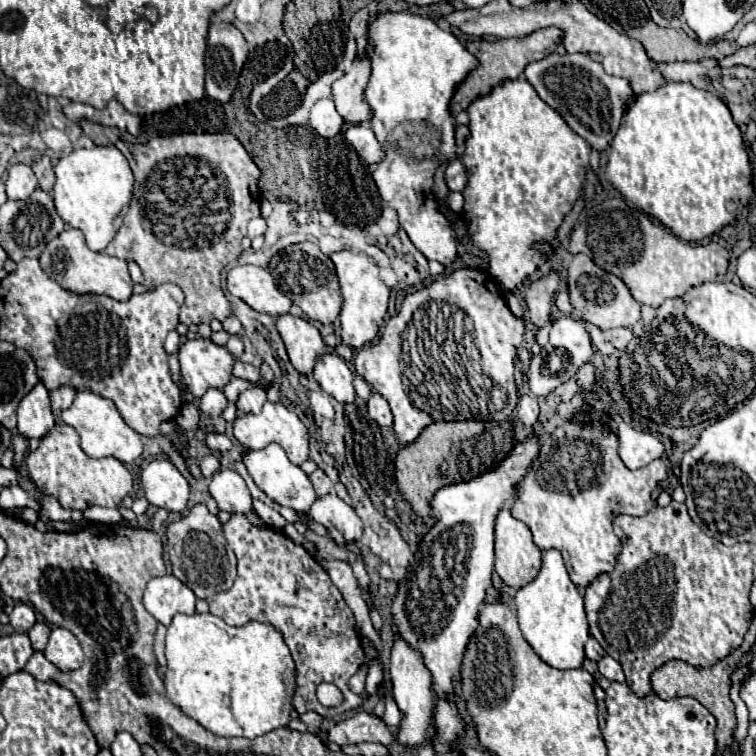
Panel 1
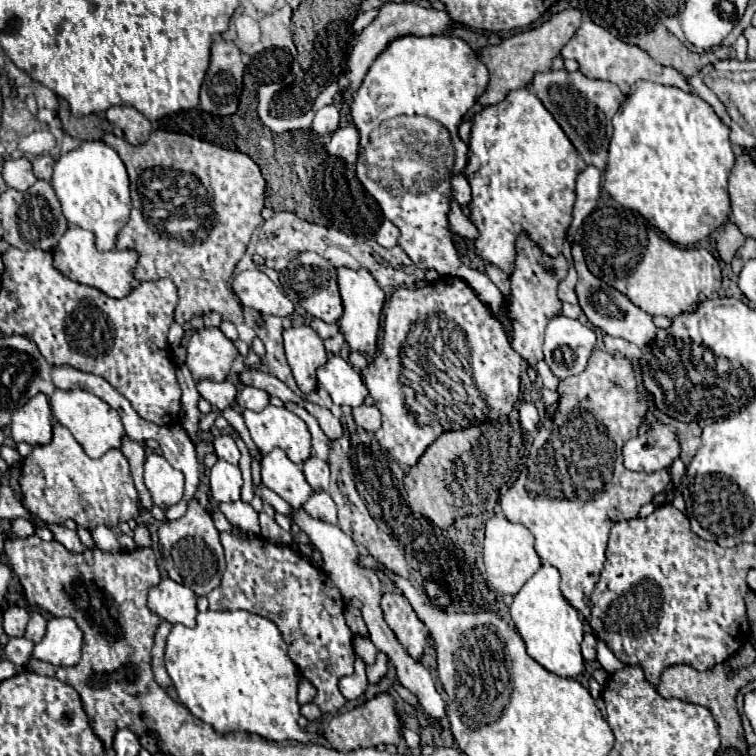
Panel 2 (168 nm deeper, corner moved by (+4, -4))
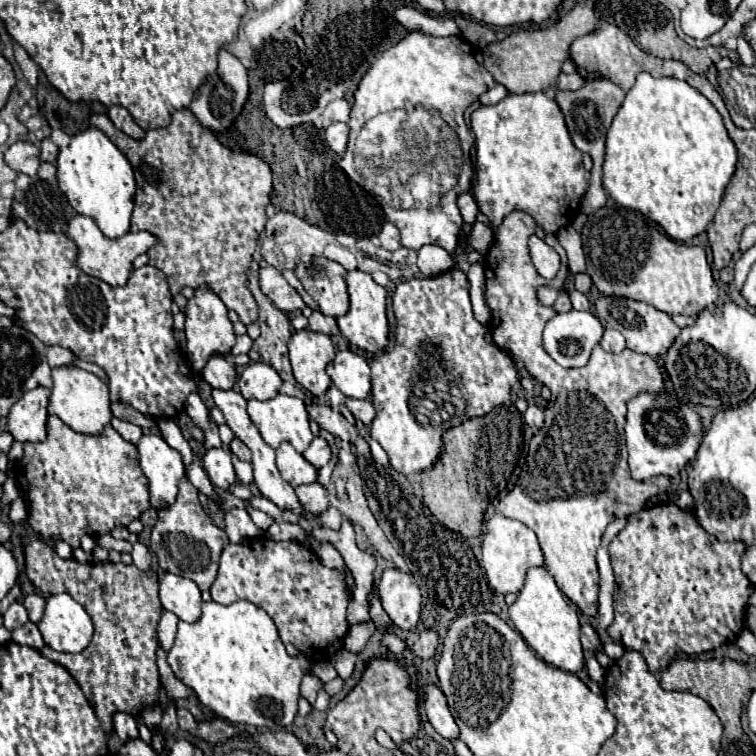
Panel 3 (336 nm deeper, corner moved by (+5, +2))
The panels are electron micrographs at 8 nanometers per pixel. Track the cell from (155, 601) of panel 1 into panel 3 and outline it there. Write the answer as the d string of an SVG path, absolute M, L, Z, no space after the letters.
M165 573L159 583L159 597L161 605L167 611L175 613L181 621L195 623L201 617L201 591L193 581L185 577Z

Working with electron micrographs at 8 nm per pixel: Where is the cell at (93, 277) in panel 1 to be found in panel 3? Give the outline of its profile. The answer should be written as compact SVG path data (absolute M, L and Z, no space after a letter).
M77 215L73 217L73 221L69 221L69 229L67 229L67 235L75 241L77 249L79 249L79 257L77 257L77 265L81 267L81 271L93 275L93 277L99 277L103 279L105 283L117 287L117 285L125 285L131 271L133 271L133 259L141 253L145 253L149 247L157 245L157 237L149 231L139 231L139 233L125 233L123 237L117 237L117 239L109 239L105 237L95 219L93 217L85 217L85 215Z

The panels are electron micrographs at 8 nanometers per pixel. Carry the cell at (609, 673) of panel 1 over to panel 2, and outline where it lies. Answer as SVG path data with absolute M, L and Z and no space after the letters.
M598 641L596 651L598 651L598 661L600 661L602 669L604 669L604 671L608 671L610 675L612 675L612 673L616 673L616 671L620 671L620 669L624 667L624 663L622 663L620 659L616 659L616 657L614 657L614 653L606 647L606 643Z

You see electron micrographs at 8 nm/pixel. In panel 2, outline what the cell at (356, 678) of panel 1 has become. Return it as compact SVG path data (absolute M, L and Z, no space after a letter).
M356 659L354 667L356 667L356 669L354 669L354 673L352 673L352 675L348 675L348 677L342 677L342 679L340 679L340 683L338 683L340 693L342 693L348 701L358 699L360 695L364 695L364 691L366 691L366 687L368 687L368 679L366 679L366 665L364 665L360 659Z

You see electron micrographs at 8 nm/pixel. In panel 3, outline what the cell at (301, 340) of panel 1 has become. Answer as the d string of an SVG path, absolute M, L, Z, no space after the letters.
M297 331L289 339L289 357L293 375L313 397L321 397L331 387L327 365L335 357L335 345L329 335L313 331Z

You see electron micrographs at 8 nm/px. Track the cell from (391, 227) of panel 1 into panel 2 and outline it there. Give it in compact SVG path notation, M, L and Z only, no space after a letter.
M386 219L386 221L380 225L378 233L376 233L376 241L378 241L382 247L394 247L394 245L398 243L398 235L400 235L398 227Z

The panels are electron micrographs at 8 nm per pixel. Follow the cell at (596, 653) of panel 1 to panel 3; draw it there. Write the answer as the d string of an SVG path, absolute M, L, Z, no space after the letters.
M583 625L581 627L581 643L583 643L585 651L597 651L597 649L601 649L599 635L597 635L597 631L591 625Z

